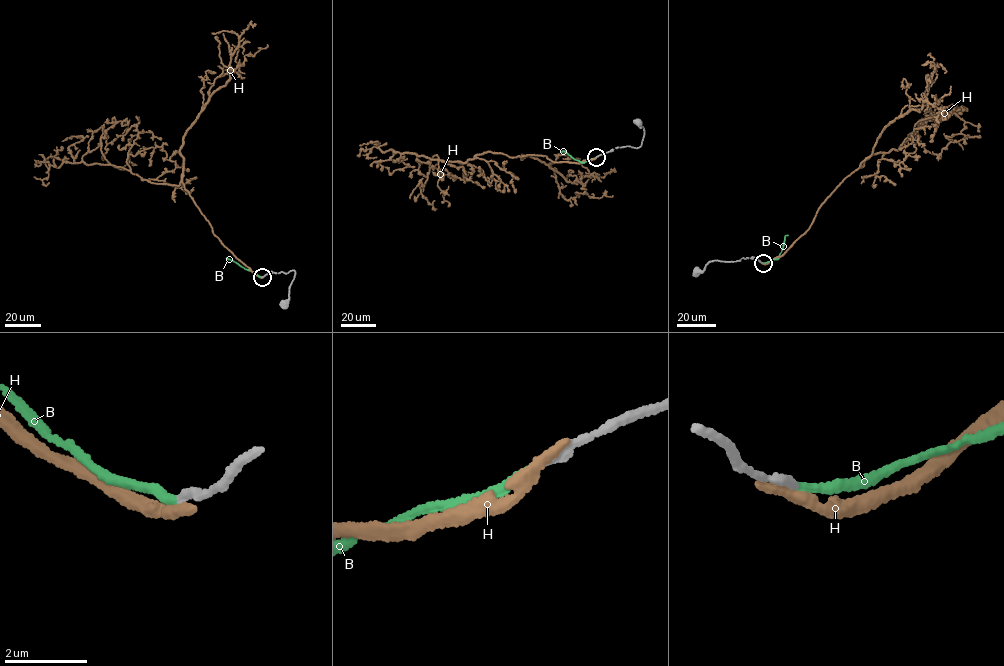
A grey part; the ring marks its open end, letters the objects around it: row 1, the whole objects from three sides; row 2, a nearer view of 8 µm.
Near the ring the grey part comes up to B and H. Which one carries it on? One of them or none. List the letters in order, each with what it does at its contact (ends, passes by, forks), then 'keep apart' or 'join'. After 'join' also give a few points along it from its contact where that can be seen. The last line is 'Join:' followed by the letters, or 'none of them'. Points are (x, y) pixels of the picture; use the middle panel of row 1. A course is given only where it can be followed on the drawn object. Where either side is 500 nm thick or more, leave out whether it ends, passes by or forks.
B: it ends; join; course (596, 157), (583, 163), (561, 152)
H: it ends; keep apart
Join: B

